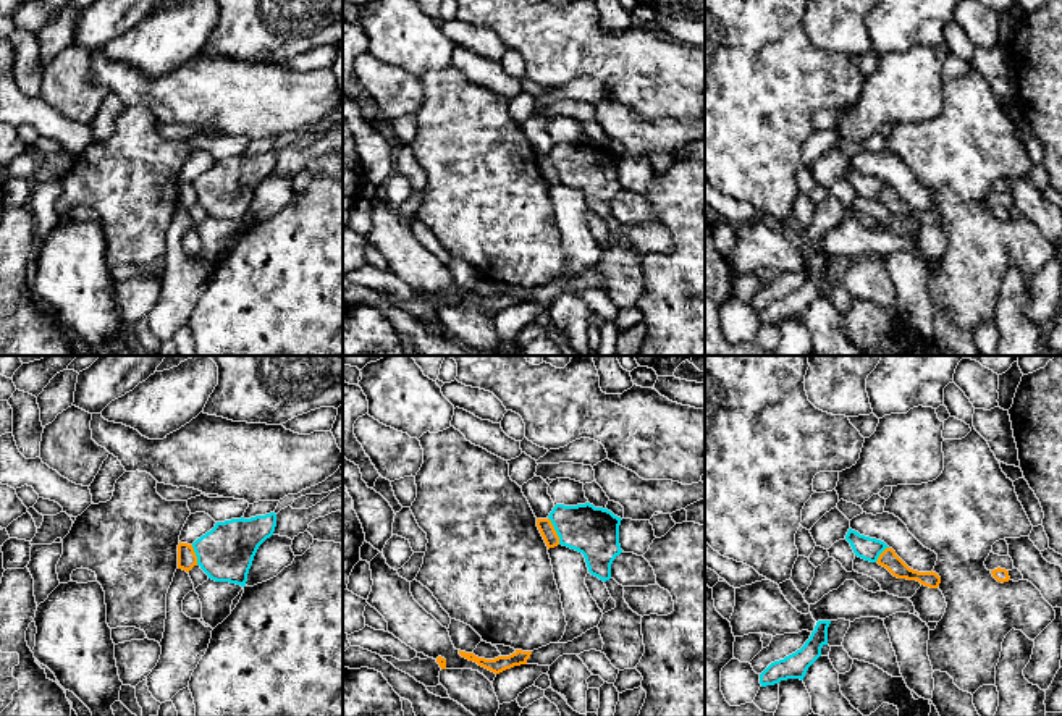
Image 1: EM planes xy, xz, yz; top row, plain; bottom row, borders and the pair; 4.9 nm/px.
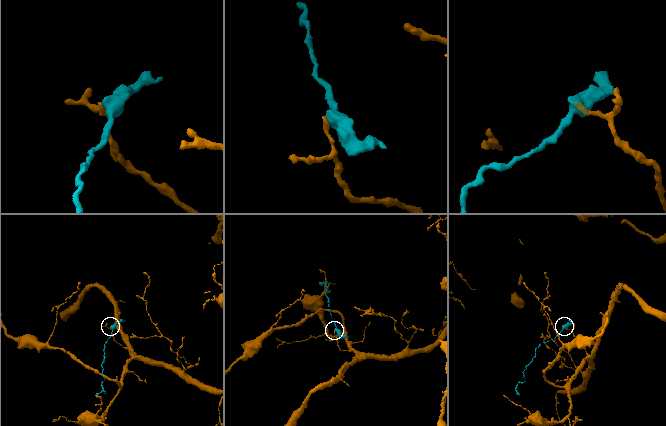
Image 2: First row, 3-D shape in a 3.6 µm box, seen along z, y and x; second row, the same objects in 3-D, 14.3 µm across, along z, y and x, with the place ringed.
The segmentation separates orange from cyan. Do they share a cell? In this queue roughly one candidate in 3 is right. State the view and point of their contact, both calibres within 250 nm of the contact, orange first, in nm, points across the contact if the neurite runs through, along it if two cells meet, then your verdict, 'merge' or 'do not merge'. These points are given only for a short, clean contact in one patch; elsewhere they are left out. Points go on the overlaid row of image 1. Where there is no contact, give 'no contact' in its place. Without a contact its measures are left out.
meets orange in xz at (555, 530); 70 nm thick on the orange side, 240 nm on the other; border along xz (548, 518), (560, 543); do not merge

